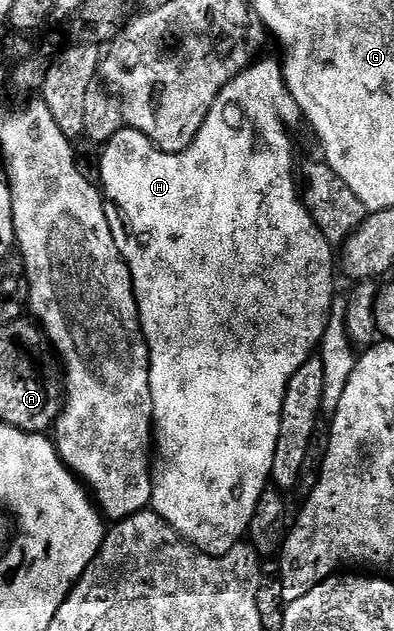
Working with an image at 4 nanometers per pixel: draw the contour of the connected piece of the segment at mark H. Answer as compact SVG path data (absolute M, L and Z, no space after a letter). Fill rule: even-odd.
M277 57L266 58L263 62L255 61L241 71L219 92L203 127L186 151L179 154L164 152L154 146L148 136L129 128L118 130L116 136L112 136L101 147L102 200L106 204L108 224L112 228L116 248L120 248L132 272L134 295L138 301L138 319L150 353L150 387L154 409L152 442L156 447L156 457L152 462L150 506L180 537L185 538L197 550L203 550L205 554L227 554L237 542L247 537L257 502L268 490L268 483L271 481L270 469L276 456L276 440L280 436L280 420L288 380L309 358L315 357L330 319L330 309L336 301L336 254L306 211L306 204L302 201L299 187L296 185L294 142L286 131L285 120L282 119L282 109L285 108L286 102L288 106L281 61Z

